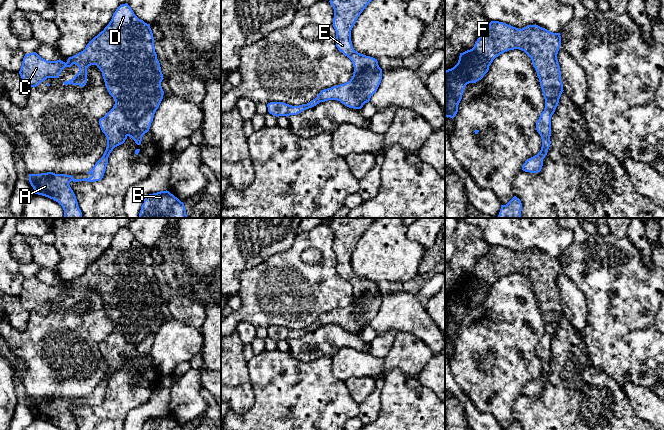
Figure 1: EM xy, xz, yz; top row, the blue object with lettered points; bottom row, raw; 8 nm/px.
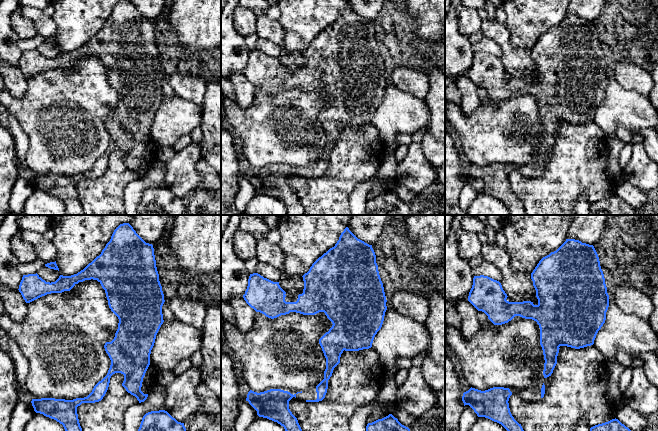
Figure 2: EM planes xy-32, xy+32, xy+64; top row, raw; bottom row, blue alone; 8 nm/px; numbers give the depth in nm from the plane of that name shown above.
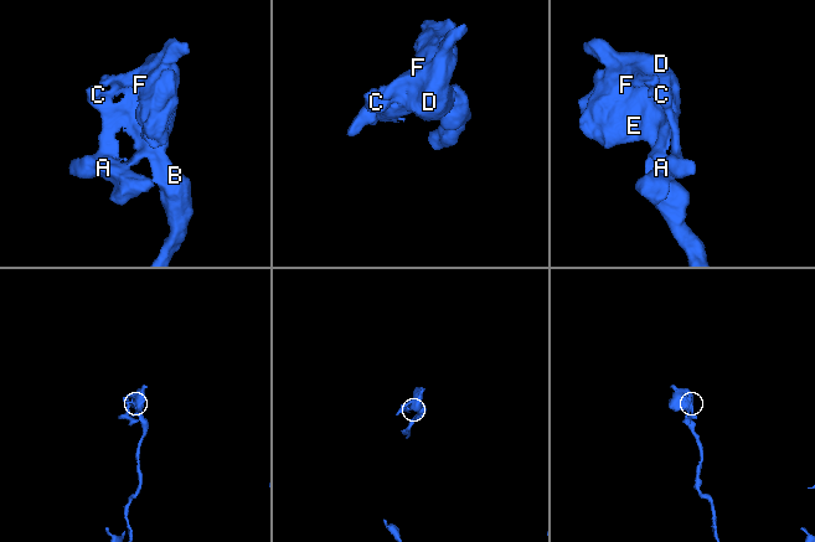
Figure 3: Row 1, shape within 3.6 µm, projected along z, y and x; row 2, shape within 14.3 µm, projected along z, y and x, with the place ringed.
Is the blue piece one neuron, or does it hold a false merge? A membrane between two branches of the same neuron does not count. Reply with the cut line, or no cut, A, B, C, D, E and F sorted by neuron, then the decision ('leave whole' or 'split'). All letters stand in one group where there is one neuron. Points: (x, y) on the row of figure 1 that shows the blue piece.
no cut | A B C D E F | leave whole

